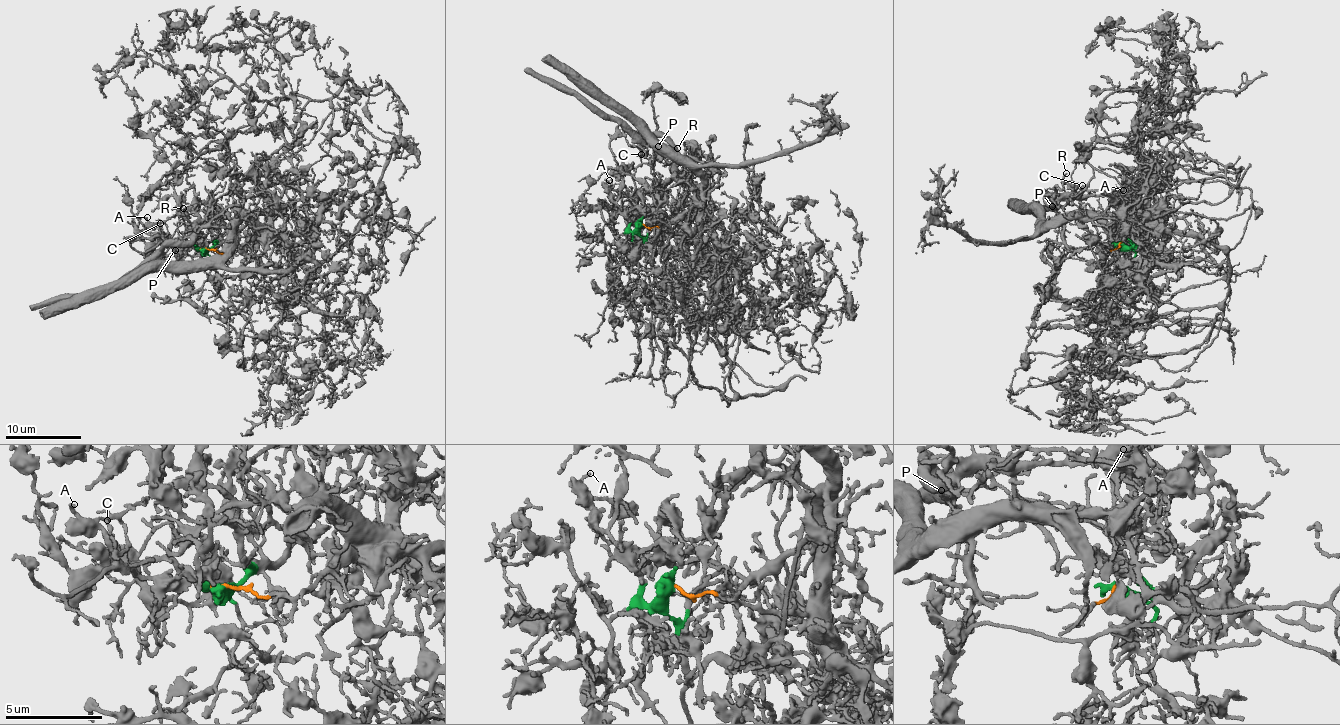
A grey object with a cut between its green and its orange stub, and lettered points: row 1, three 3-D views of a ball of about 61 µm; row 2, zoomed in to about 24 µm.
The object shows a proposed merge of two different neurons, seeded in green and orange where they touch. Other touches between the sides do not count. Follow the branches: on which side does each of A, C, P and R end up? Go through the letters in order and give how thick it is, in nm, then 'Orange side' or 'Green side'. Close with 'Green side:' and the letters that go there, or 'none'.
A: Thickness 120 nm. Green side
C: Thickness 180 nm. Orange side
P: Thickness 150 nm. Orange side
R: Thickness 160 nm. Orange side
Green side: A

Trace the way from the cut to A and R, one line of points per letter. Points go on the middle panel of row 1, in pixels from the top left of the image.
A: (641, 222), (632, 231), (617, 202), (609, 194), (605, 183), (609, 181)
R: (641, 224), (695, 233), (703, 178), (640, 127), (585, 97), (643, 136), (658, 136), (678, 157), (676, 148)

